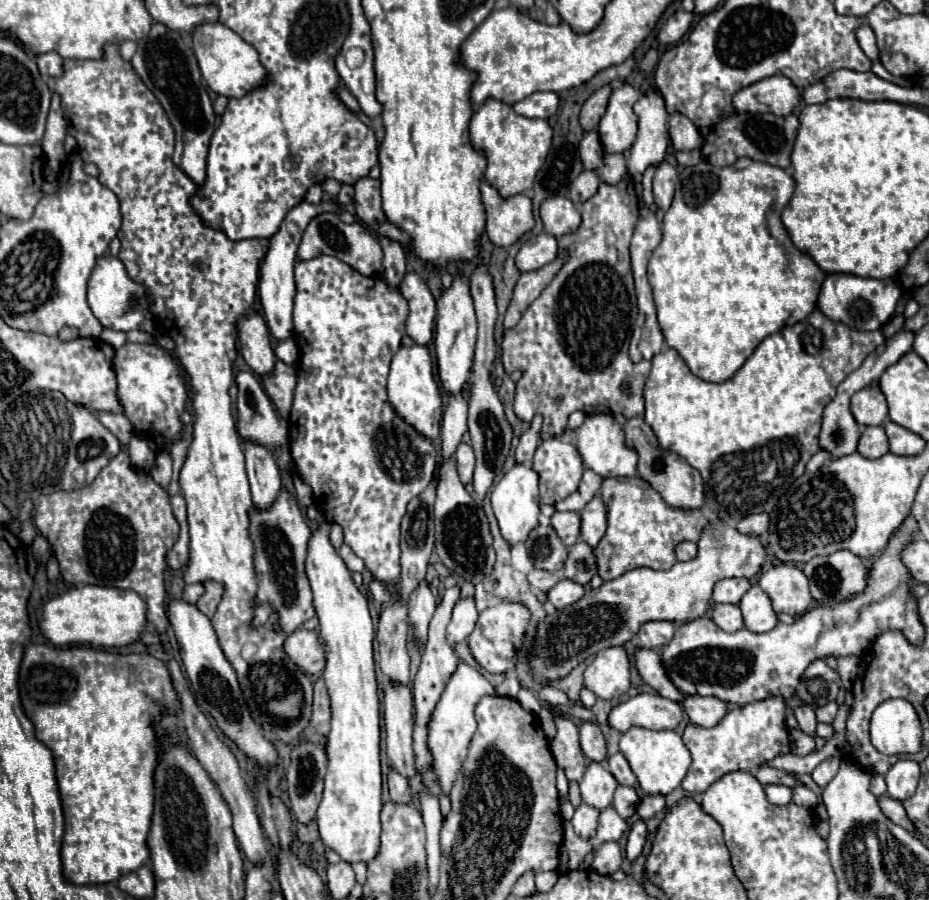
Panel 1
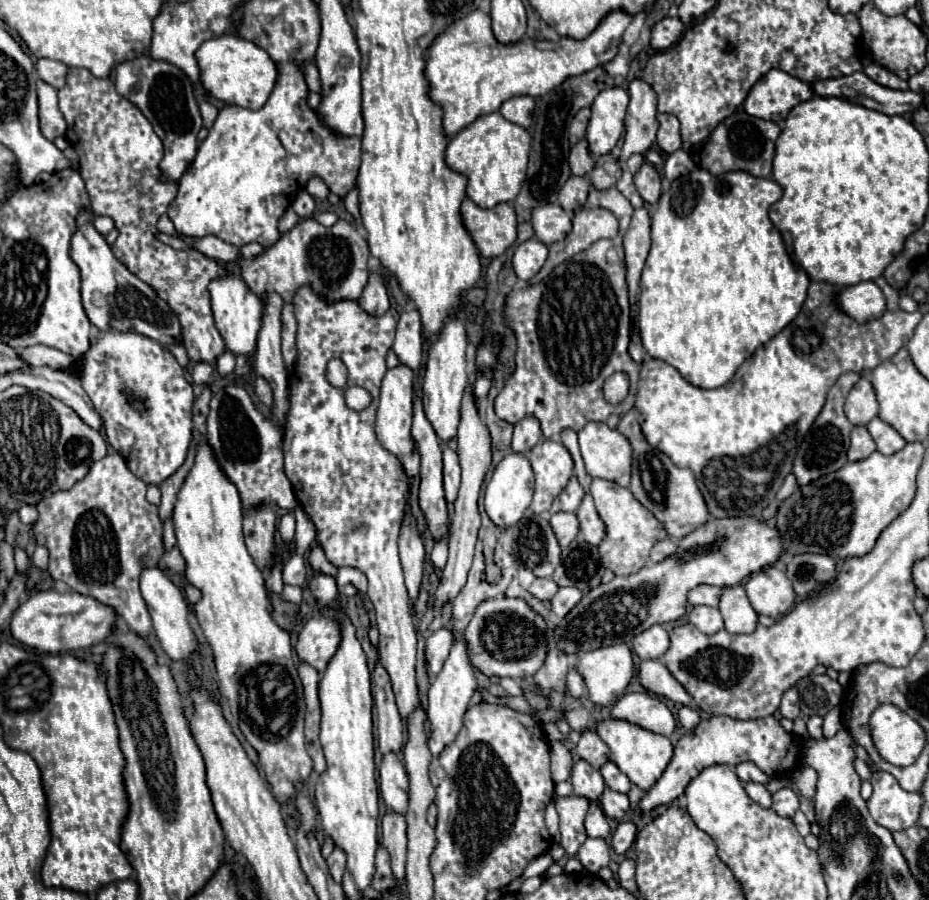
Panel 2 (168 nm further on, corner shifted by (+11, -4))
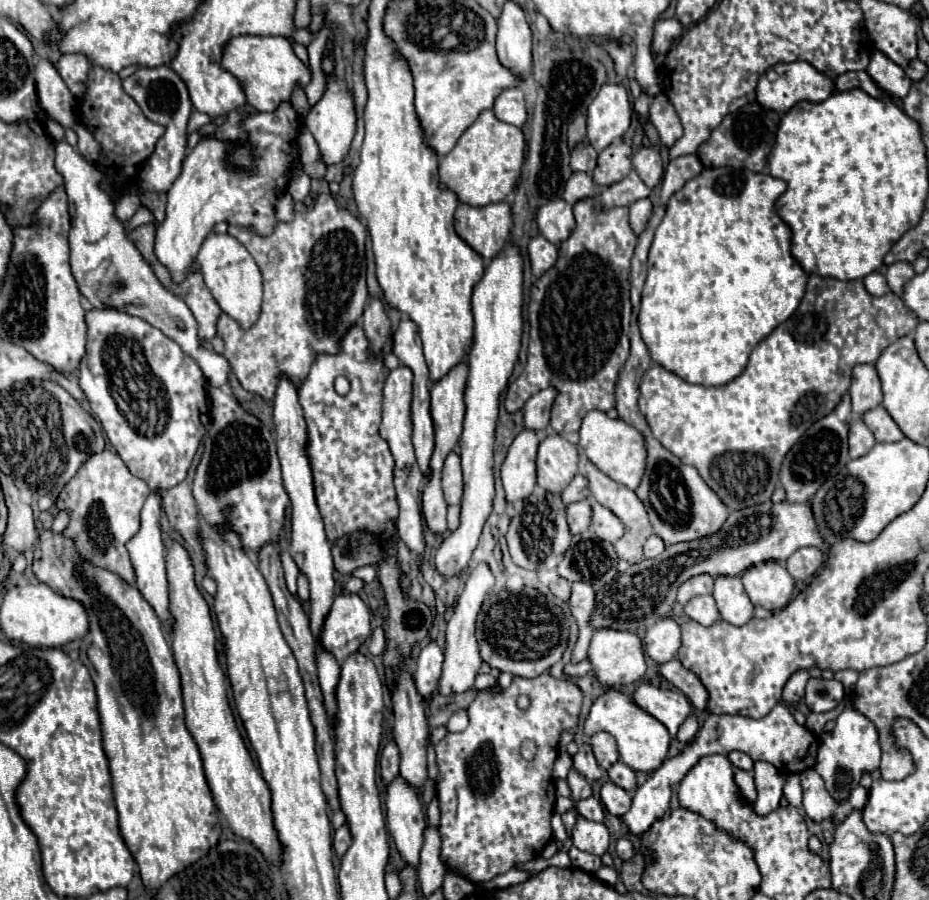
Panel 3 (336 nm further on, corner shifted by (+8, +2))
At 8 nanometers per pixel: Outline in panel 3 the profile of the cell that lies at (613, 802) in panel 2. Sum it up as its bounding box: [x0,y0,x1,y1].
[600,781,632,817]

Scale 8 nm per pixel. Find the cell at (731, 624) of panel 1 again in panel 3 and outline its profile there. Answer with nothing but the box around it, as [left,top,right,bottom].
[684,595,720,627]

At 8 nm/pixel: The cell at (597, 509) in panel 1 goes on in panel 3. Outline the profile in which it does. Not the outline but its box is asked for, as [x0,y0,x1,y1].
[590,501,624,543]

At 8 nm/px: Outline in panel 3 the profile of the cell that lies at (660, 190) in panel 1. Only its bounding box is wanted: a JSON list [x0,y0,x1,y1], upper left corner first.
[632,147,662,189]

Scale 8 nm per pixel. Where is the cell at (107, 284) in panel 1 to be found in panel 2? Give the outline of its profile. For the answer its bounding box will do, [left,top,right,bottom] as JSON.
[69,209,183,345]

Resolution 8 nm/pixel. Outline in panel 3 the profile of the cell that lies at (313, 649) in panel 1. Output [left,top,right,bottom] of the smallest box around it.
[320,593,370,663]

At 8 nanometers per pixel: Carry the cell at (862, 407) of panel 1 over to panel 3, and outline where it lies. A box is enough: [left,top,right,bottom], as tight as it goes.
[850,365,882,415]

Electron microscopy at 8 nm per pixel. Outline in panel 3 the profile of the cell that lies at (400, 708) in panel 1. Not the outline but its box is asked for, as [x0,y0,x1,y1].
[386,775,426,867]

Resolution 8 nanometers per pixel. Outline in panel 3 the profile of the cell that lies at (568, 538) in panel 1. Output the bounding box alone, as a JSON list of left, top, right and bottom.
[566,501,590,535]

